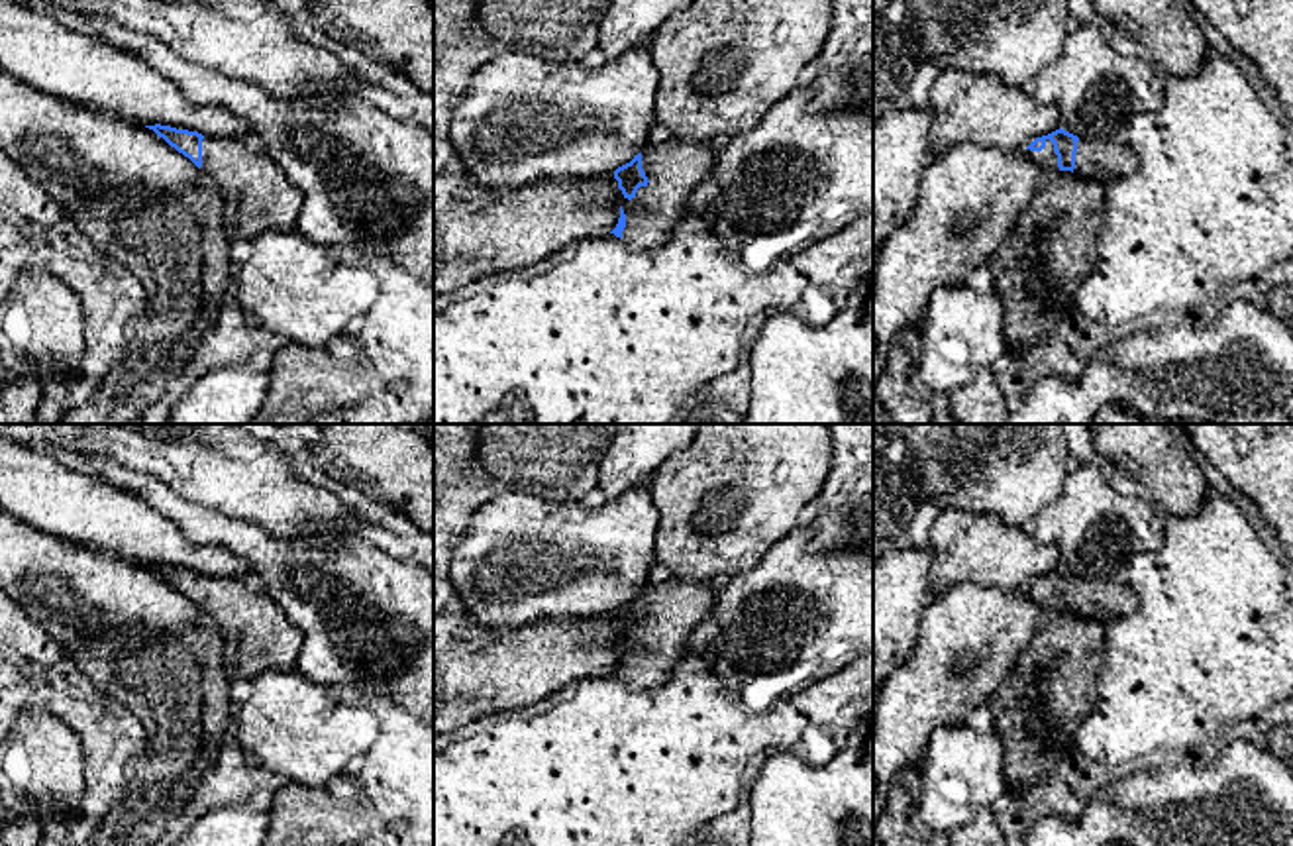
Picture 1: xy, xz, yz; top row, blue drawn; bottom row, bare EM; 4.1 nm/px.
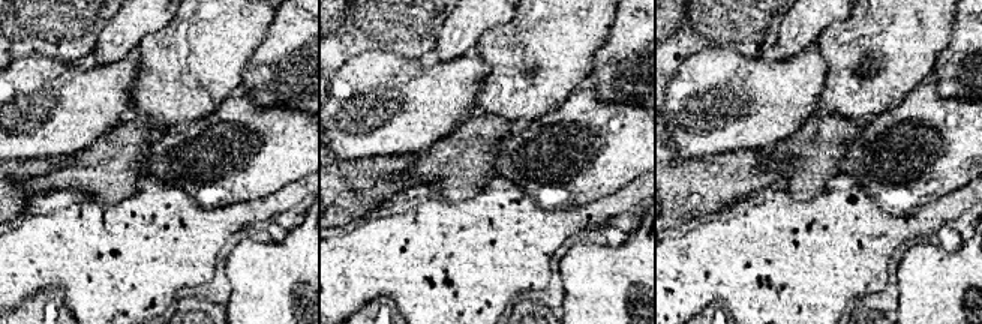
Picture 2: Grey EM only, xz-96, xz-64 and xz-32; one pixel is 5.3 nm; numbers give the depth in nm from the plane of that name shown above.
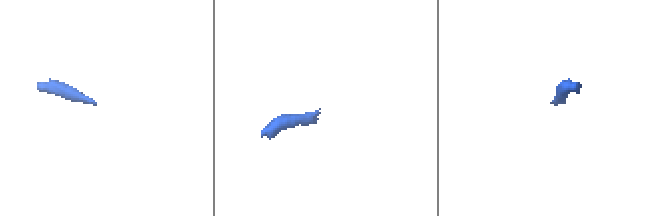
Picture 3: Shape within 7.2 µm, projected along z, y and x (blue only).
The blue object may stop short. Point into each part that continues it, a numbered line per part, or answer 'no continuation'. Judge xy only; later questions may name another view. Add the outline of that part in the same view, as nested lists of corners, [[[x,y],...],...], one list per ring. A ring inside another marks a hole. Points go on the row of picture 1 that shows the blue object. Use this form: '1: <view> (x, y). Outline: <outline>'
1: xy (258, 197). Outline: [[[204,135],[200,171],[224,198],[230,241],[253,239],[267,230],[296,230],[302,192],[257,145]]]

